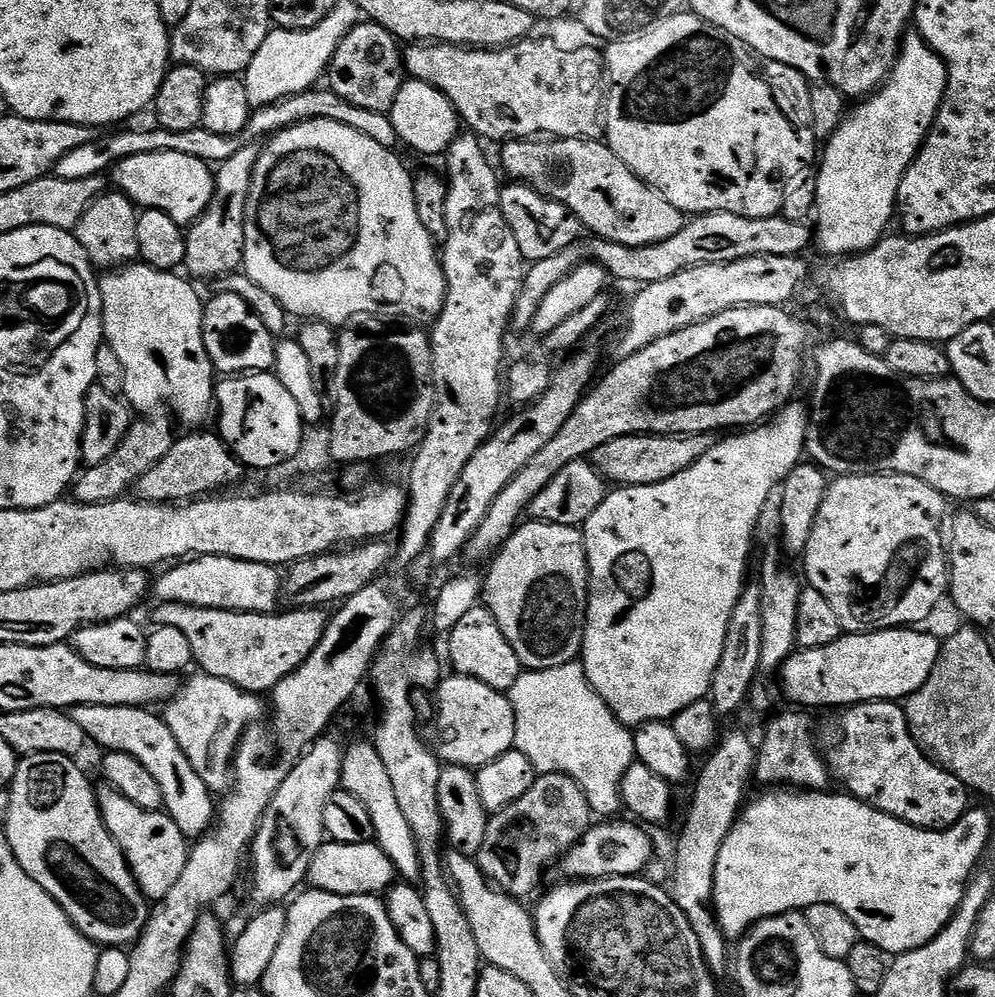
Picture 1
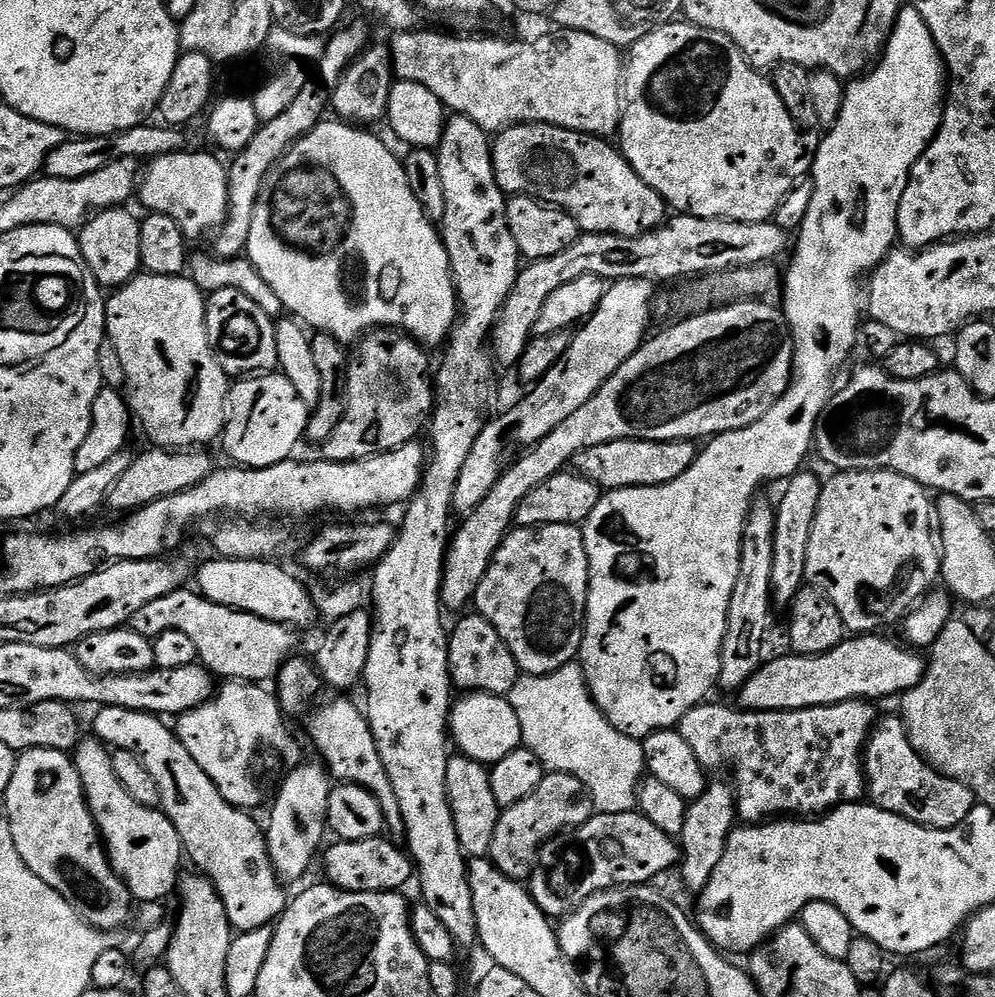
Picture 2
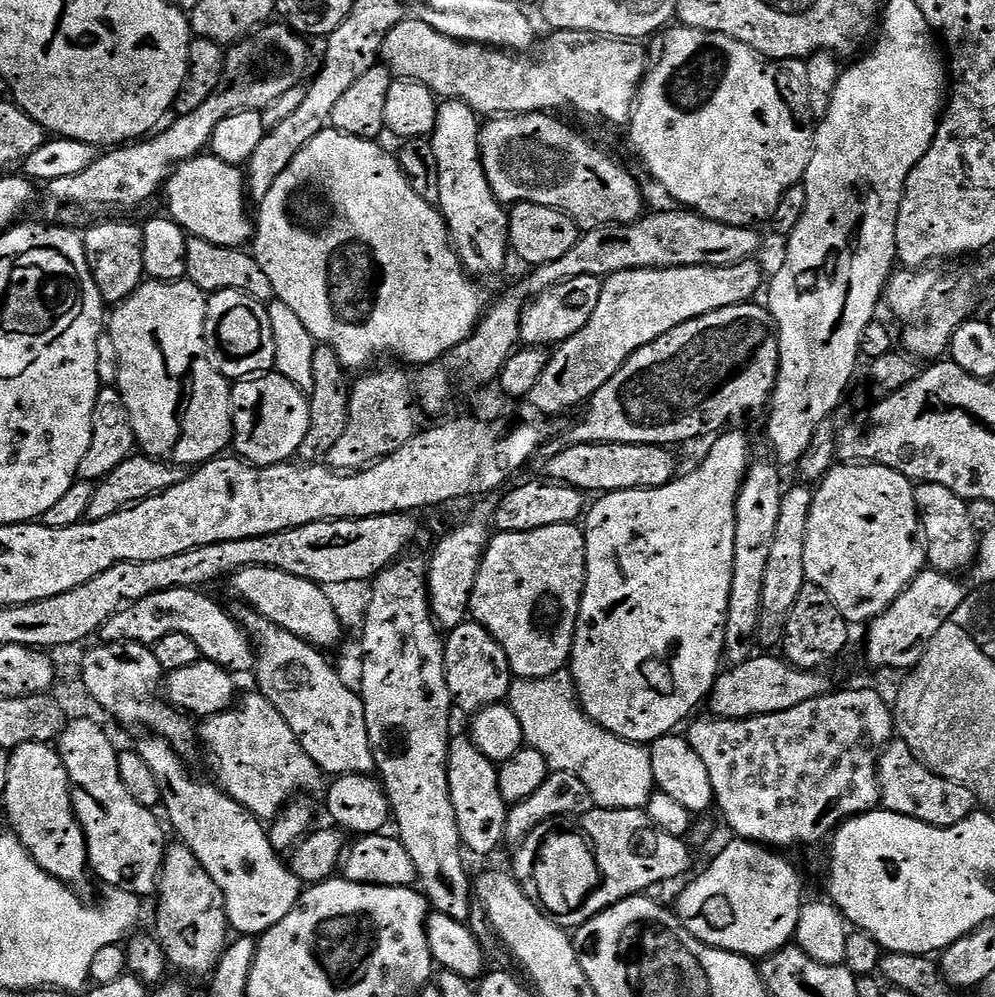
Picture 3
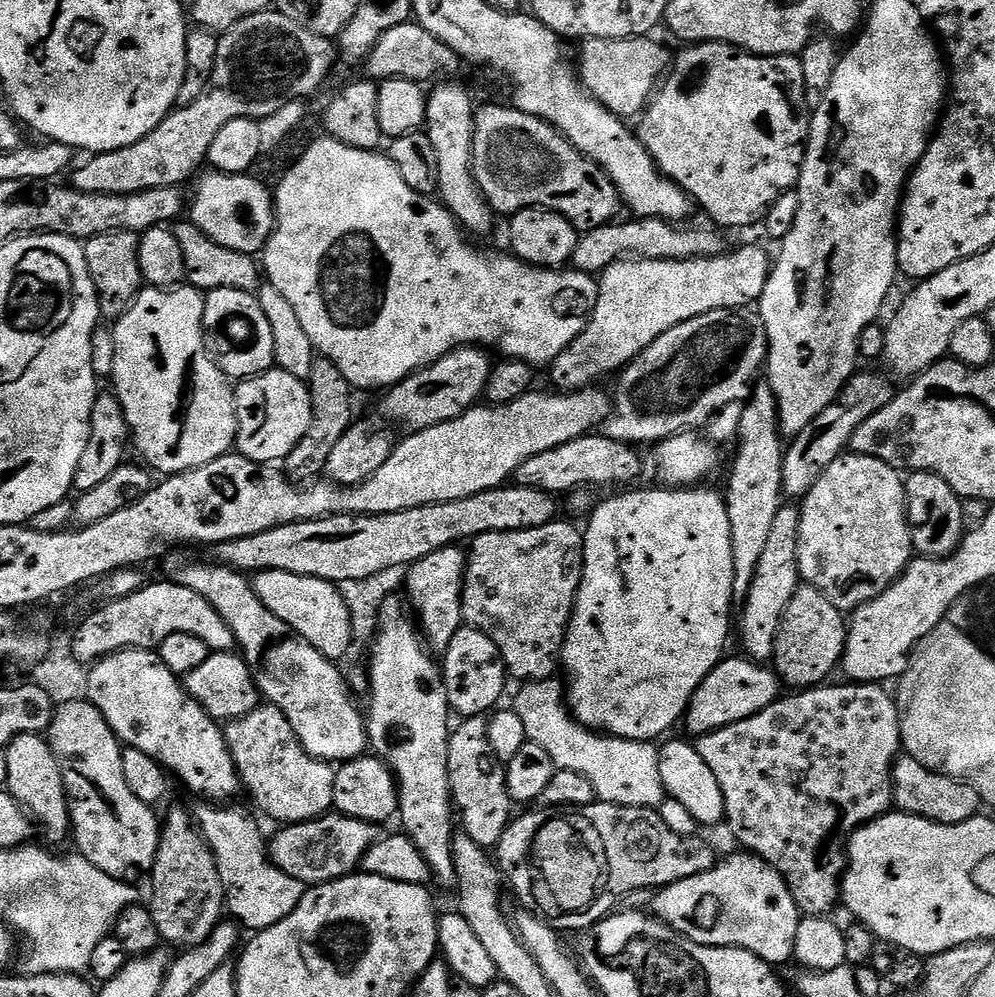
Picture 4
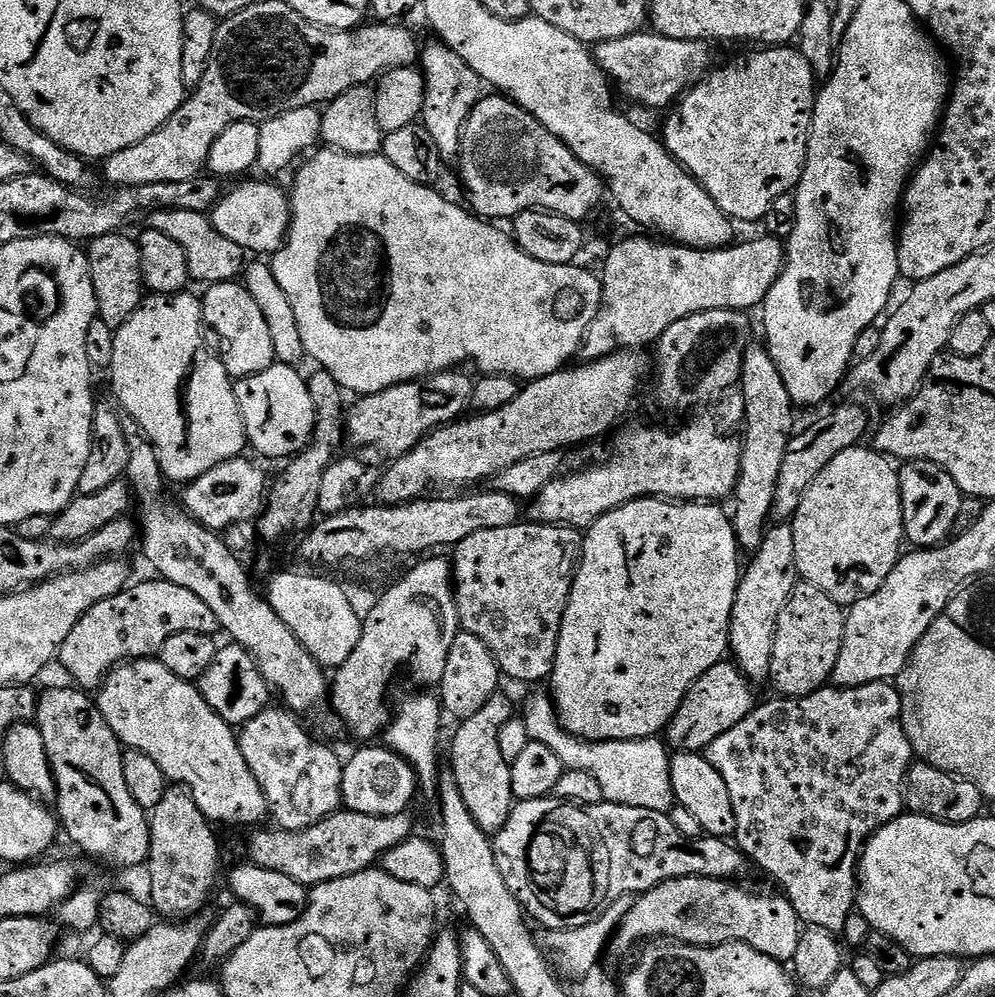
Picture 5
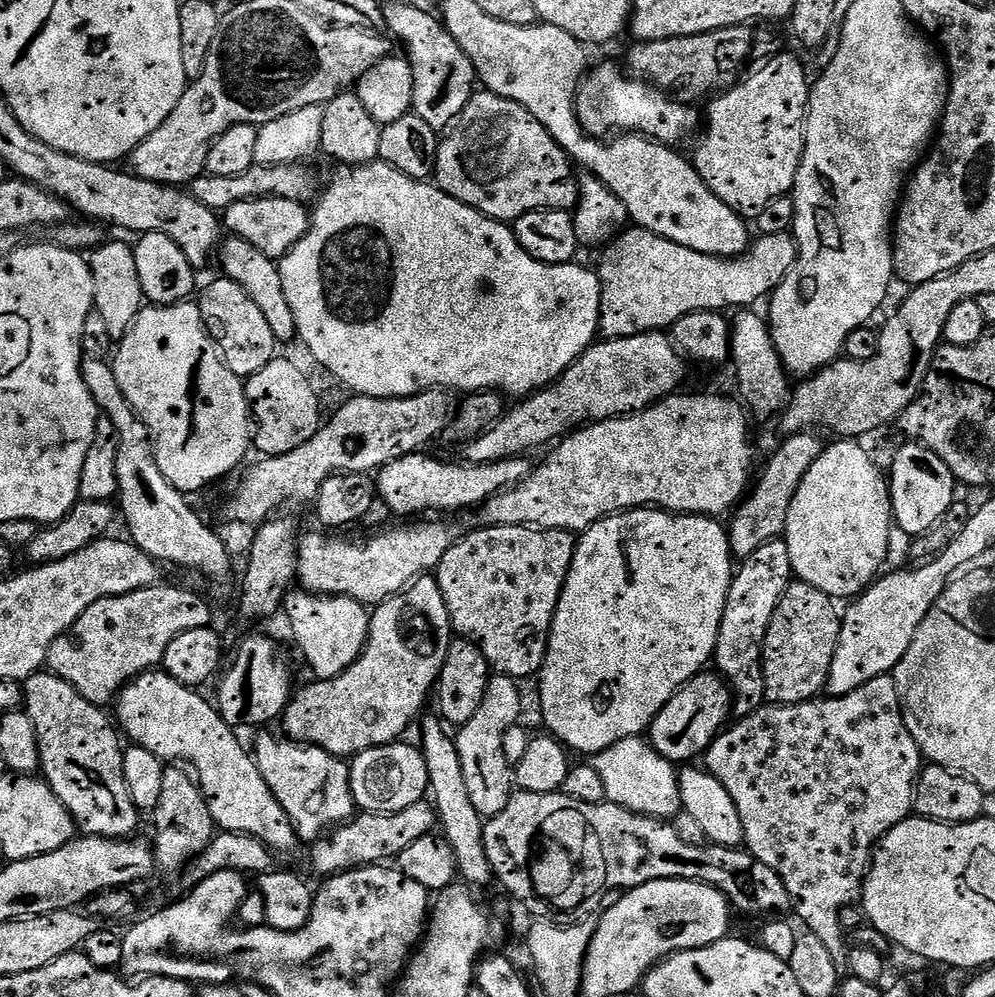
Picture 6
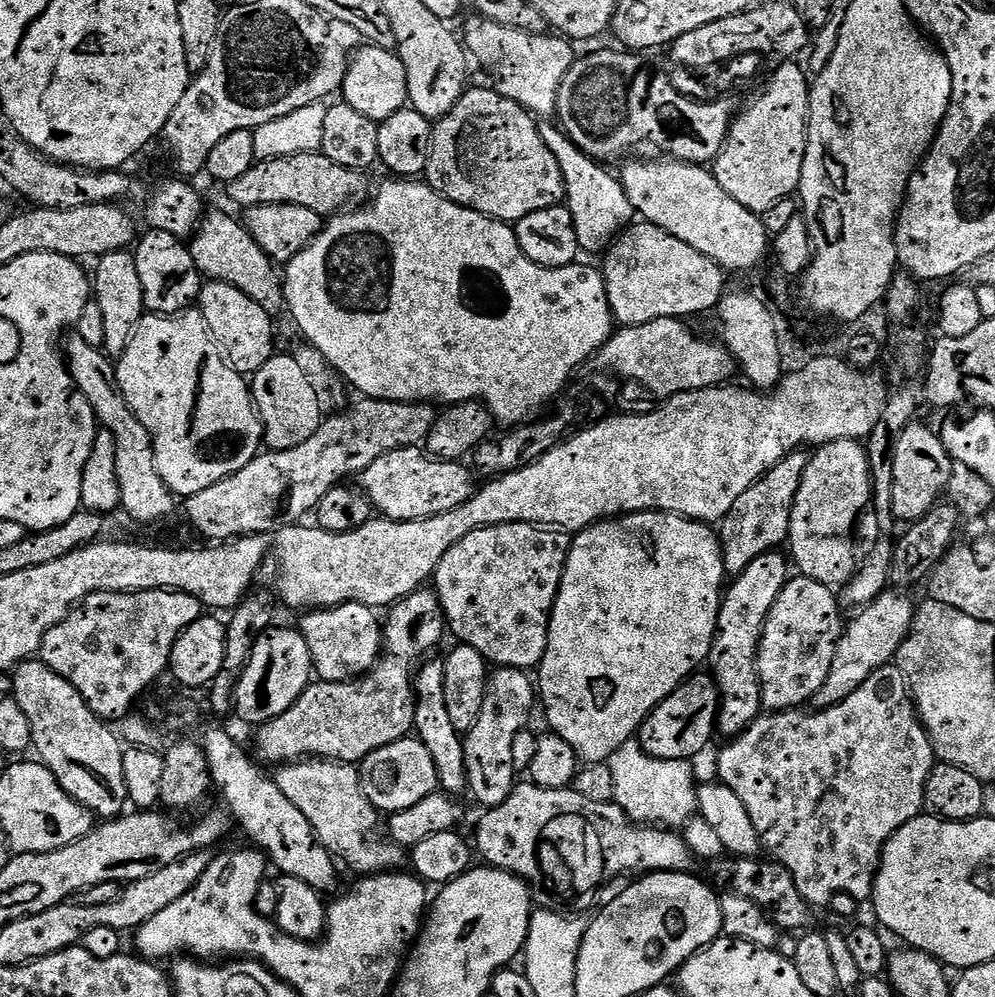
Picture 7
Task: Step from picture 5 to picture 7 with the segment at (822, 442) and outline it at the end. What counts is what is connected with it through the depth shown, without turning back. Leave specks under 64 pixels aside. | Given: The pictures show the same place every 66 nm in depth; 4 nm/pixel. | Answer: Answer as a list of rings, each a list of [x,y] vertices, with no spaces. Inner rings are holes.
[[[797,450],[782,458],[778,466],[774,466],[719,521],[718,535],[720,537],[720,549],[724,559],[724,570],[729,577],[735,578],[758,558],[767,552],[774,552],[788,539],[790,530],[790,514],[794,506],[794,498],[798,494],[798,486],[802,482],[802,474],[806,470],[809,453],[804,450]]]

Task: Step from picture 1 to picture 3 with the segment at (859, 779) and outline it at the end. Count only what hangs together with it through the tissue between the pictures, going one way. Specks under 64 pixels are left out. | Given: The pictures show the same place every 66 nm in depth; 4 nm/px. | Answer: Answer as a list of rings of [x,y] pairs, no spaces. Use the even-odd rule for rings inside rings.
[[[899,738],[893,739],[880,754],[878,782],[880,804],[887,811],[914,818],[918,822],[926,822],[935,828],[958,826],[958,822],[971,816],[978,808],[976,795],[971,790],[922,766],[922,762],[918,762],[918,758],[910,754],[910,746],[906,746],[906,742]]]

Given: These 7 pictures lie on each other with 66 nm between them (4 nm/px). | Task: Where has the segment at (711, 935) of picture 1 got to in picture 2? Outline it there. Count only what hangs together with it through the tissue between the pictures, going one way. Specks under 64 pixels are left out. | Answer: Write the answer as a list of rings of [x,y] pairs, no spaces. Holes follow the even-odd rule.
[[[716,780],[705,787],[697,800],[691,801],[686,810],[686,823],[682,826],[682,834],[678,838],[678,873],[684,884],[693,894],[699,894],[710,882],[714,870],[718,870],[718,862],[722,862],[722,854],[728,845],[733,828],[737,827],[736,789],[731,783]]]

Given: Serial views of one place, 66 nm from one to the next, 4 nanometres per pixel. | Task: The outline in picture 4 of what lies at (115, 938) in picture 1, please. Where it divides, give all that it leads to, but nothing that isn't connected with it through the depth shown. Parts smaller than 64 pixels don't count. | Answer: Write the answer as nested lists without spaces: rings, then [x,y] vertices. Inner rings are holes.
[[[22,734],[14,738],[3,749],[6,754],[6,790],[20,803],[20,807],[30,813],[37,825],[45,828],[44,836],[49,845],[59,840],[68,840],[70,821],[68,819],[68,795],[64,789],[64,779],[58,762],[43,735]]]

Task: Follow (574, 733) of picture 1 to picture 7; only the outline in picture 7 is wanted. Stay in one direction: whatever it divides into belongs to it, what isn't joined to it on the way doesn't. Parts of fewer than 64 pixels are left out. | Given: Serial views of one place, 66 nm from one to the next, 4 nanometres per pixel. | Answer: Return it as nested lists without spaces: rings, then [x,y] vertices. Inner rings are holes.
[[[629,742],[612,755],[607,765],[614,774],[614,802],[636,823],[676,830],[697,815],[698,779],[689,761],[656,760],[639,743]]]

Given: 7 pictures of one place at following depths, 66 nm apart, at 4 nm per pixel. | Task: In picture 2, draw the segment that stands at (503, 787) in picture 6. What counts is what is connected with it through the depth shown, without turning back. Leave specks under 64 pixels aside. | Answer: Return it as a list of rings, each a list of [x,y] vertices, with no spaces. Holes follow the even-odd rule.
[[[452,754],[446,766],[446,794],[454,822],[458,830],[458,842],[465,857],[484,858],[488,856],[490,842],[494,842],[494,830],[502,809],[494,802],[494,790],[490,790],[489,769],[477,760],[463,754]]]

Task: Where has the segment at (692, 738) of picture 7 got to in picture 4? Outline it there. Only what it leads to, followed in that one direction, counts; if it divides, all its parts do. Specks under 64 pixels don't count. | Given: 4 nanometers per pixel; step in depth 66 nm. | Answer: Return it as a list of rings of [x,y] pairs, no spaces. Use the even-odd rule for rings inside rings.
[[[740,654],[730,656],[721,659],[720,663],[714,666],[714,670],[710,670],[702,686],[694,690],[694,698],[688,704],[688,710],[682,721],[683,727],[688,727],[689,737],[699,738],[714,730],[722,730],[722,726],[742,722],[755,712],[766,710],[766,706],[780,699],[782,681],[771,667]]]

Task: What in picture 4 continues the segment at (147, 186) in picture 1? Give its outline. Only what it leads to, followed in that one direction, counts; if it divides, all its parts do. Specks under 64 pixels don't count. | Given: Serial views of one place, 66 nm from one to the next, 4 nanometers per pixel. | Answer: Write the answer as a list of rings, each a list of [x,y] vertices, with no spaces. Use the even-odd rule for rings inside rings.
[[[208,170],[195,181],[196,193],[190,196],[191,223],[198,225],[220,246],[238,250],[251,257],[263,253],[276,225],[273,189],[267,188],[262,181],[255,180],[254,177],[252,174],[235,176],[229,172]]]

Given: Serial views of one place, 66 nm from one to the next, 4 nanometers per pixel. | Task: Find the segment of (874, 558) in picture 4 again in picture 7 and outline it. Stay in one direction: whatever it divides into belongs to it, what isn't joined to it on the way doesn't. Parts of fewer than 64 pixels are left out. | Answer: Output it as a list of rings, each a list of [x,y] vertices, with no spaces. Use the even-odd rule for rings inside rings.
[[[835,440],[829,444],[821,444],[811,453],[806,470],[802,474],[802,482],[798,486],[798,494],[794,498],[794,506],[790,514],[790,530],[787,547],[792,547],[790,560],[798,567],[799,575],[809,576],[829,586],[843,586],[856,573],[858,556],[852,553],[852,531],[856,528],[856,519],[860,511],[872,502],[872,475],[868,469],[868,453],[865,445],[858,440]]]

